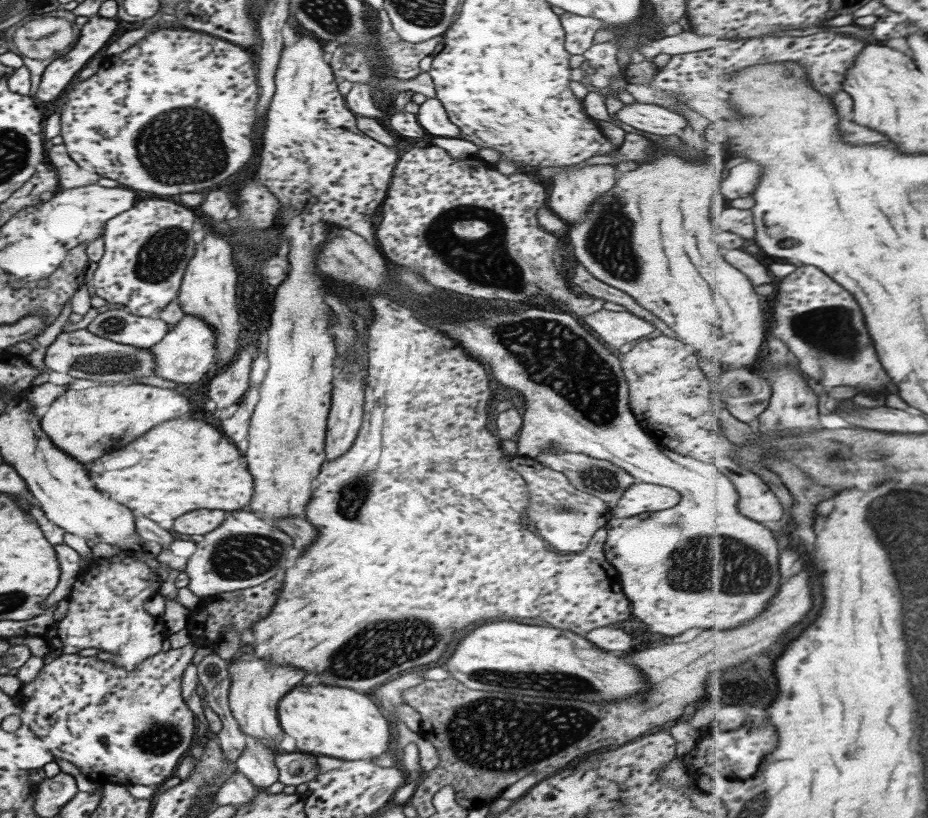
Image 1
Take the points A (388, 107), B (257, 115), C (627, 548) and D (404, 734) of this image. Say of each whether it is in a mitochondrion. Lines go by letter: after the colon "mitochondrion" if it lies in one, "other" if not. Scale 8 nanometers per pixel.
A: other
B: other
C: other
D: other

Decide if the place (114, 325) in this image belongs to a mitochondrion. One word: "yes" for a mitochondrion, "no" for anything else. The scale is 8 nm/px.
yes

